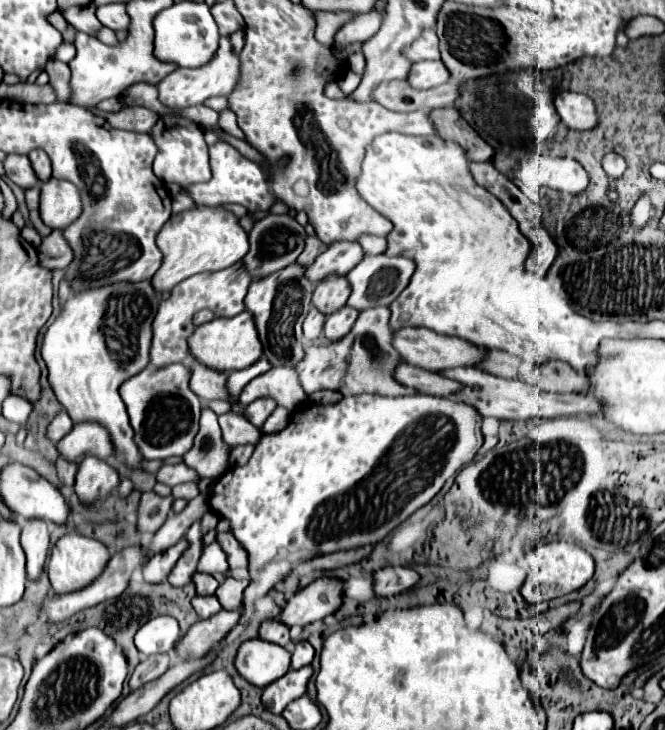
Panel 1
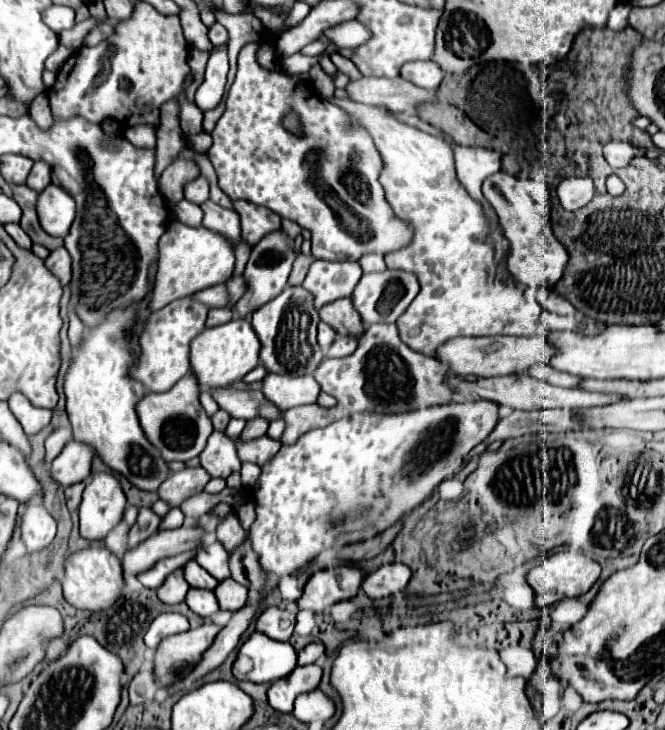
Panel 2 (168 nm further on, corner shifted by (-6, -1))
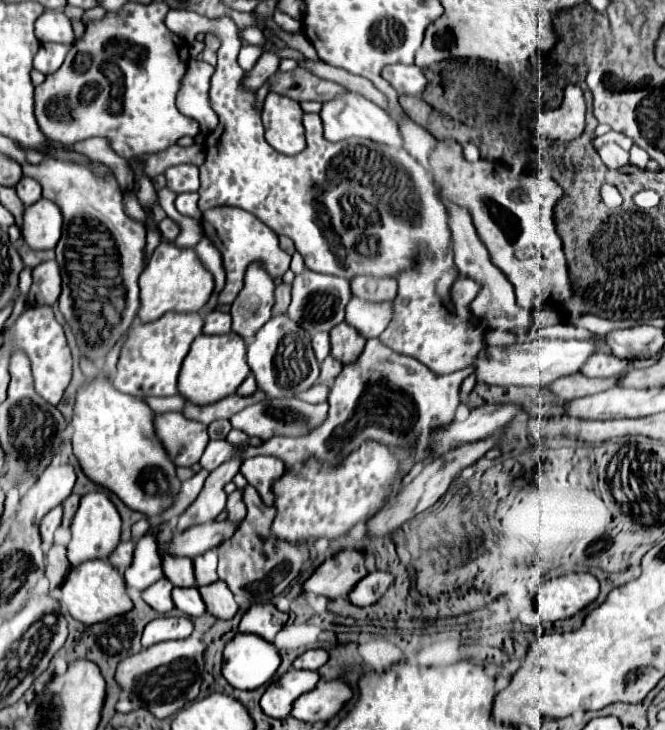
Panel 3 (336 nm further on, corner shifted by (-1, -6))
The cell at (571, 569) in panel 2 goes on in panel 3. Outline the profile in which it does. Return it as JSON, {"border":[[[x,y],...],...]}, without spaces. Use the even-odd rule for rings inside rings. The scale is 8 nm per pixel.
{"border":[[[567,574],[541,584],[537,594],[537,614],[541,622],[565,620],[595,602],[597,596],[599,582],[593,574]]]}

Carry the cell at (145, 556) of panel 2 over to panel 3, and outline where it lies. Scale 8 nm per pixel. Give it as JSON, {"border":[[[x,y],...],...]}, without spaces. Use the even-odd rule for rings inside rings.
{"border":[[[231,520],[193,526],[181,534],[175,534],[171,544],[167,546],[167,550],[177,556],[195,558],[211,548],[217,548],[225,540],[229,540],[229,536],[233,536],[235,530],[237,530],[237,524],[233,524]]]}

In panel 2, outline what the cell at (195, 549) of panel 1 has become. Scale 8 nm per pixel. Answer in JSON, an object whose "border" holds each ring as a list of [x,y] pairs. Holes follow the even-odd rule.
{"border":[[[178,569],[178,571],[174,571],[174,573],[162,583],[162,587],[158,589],[158,597],[160,597],[162,603],[174,605],[174,603],[184,601],[188,589],[190,589],[190,585],[188,585],[186,579],[184,579],[184,571]]]}

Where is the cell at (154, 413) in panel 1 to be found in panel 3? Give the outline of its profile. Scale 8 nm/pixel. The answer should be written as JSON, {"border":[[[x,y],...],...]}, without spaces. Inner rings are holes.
{"border":[[[181,412],[155,414],[155,430],[177,466],[197,464],[209,442],[207,426],[187,420]]]}

